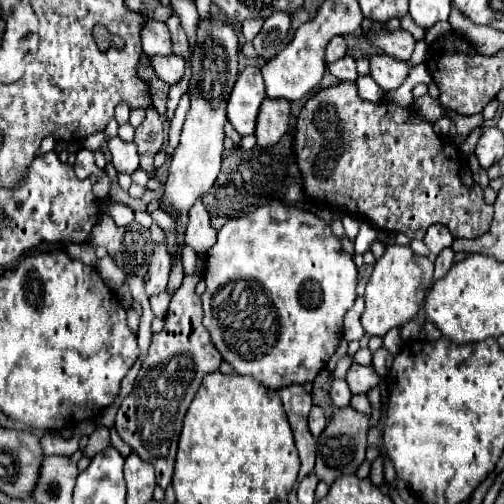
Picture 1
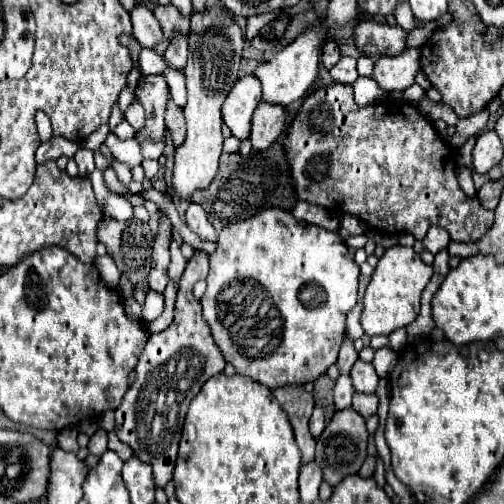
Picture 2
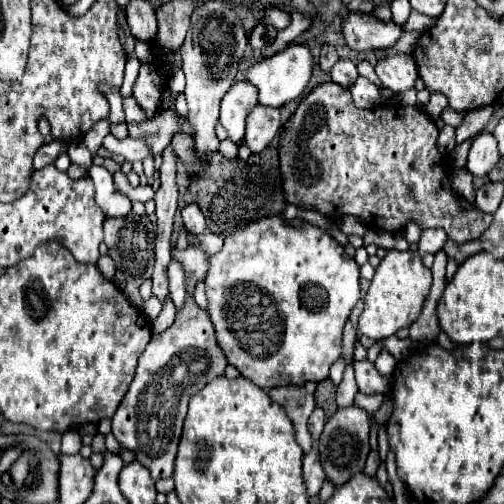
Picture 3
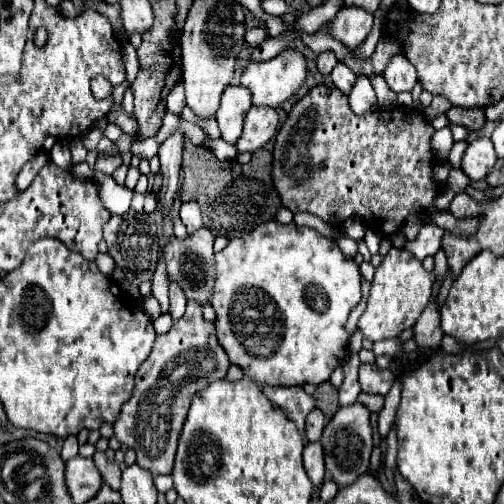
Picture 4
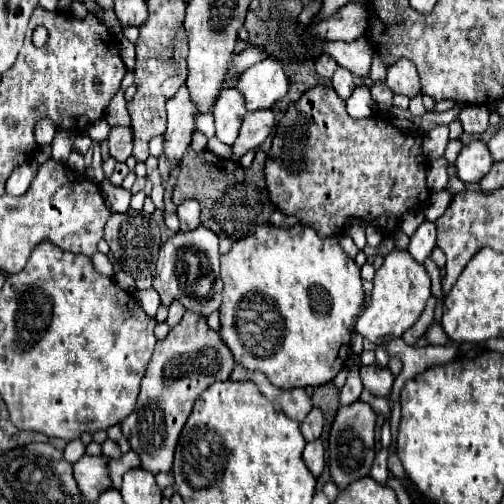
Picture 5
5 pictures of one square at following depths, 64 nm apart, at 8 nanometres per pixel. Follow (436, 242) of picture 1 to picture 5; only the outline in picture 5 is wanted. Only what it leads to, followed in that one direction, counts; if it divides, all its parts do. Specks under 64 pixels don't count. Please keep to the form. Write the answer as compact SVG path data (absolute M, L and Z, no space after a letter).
M424 220L418 226L418 230L410 236L408 252L412 254L414 260L424 262L430 256L430 252L434 250L434 246L436 246L436 226L434 226L434 222Z

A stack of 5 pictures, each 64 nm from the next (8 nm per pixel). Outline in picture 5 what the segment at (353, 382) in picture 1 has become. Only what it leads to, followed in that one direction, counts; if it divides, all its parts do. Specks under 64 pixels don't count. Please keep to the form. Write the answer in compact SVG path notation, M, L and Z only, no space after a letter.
M378 364L362 366L360 376L362 376L366 390L370 390L376 396L390 396L390 390L394 384L394 374L388 368L382 368Z

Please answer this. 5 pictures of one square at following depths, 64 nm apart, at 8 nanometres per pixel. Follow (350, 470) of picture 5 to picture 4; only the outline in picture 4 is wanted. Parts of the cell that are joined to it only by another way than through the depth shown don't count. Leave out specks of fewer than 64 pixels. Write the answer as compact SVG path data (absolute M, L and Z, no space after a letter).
M356 402L352 406L342 406L322 434L324 454L326 454L326 470L332 474L332 480L342 488L352 484L358 476L368 472L370 454L372 454L372 426L370 426L370 410Z

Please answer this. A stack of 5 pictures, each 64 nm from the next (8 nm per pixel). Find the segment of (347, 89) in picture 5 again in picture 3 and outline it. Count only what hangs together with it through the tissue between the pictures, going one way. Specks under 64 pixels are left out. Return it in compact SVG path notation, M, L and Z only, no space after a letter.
M338 60L338 64L330 70L330 76L332 76L332 82L344 88L350 88L358 78L358 70L352 60Z

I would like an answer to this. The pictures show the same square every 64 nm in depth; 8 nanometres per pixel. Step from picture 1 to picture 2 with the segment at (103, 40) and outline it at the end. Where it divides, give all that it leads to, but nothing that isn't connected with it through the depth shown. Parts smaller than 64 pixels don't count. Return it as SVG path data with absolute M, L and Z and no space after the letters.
M123 34L119 37L119 42L121 45L127 47L130 50L132 59L134 61L134 65L140 68L138 64L138 58L139 58L140 50L142 48L139 42L133 36L129 36L126 34Z

